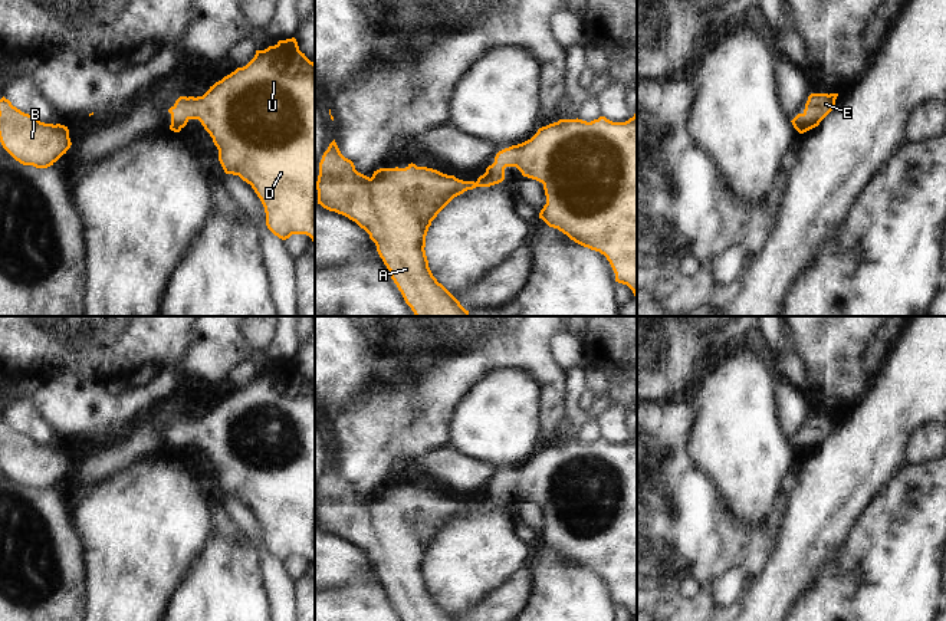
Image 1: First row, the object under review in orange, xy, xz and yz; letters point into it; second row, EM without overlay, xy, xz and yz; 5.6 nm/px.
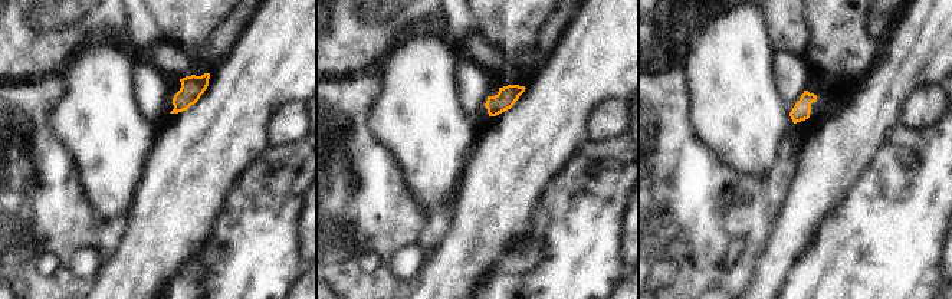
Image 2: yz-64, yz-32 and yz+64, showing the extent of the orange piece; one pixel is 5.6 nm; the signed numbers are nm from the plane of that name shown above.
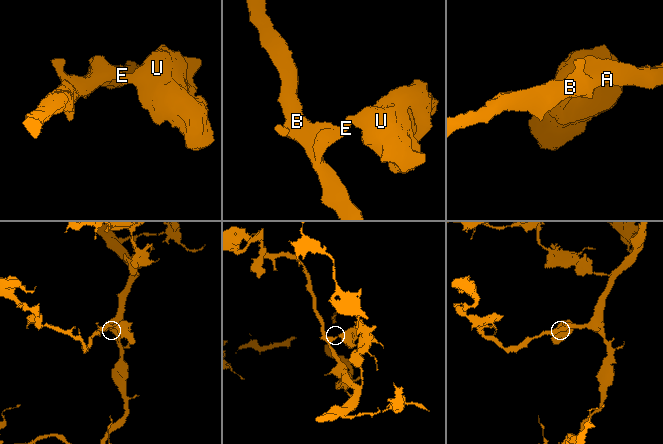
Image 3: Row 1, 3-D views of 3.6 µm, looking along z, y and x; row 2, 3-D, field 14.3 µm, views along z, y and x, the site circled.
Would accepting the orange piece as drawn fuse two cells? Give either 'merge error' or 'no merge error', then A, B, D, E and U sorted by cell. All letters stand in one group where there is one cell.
no merge error | A B D E U

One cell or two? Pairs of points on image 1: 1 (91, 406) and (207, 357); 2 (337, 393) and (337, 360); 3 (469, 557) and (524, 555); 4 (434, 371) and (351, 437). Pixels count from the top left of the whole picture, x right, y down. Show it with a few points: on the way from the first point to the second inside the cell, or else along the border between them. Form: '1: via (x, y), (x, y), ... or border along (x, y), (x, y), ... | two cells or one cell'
1: via (120, 406), (132, 406), (150, 397), (178, 374) | one cell
2: via (337, 384), (337, 368) | one cell
3: via (482, 555), (511, 555) | one cell
4: via (410, 371), (403, 371), (380, 394), (375, 413) | one cell

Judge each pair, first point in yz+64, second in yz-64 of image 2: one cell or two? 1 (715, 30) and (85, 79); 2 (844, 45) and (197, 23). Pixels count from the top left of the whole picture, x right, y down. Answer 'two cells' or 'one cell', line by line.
1: one cell
2: one cell

